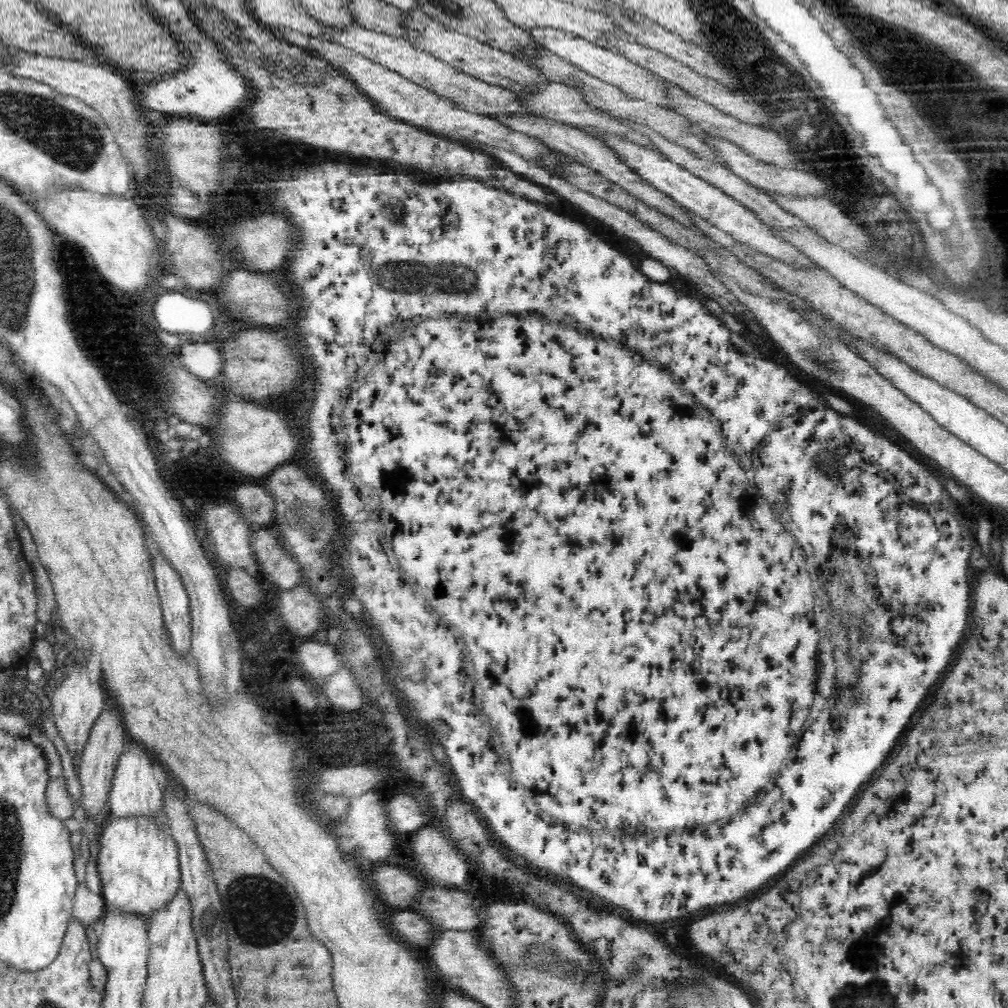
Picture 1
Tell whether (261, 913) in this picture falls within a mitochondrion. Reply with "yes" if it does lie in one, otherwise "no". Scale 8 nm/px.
yes

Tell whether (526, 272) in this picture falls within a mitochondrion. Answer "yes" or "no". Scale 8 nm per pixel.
no

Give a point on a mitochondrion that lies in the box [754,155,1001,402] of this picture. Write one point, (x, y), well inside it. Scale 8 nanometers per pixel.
(832, 366)

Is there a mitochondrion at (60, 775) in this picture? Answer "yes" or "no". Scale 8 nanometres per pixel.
no

